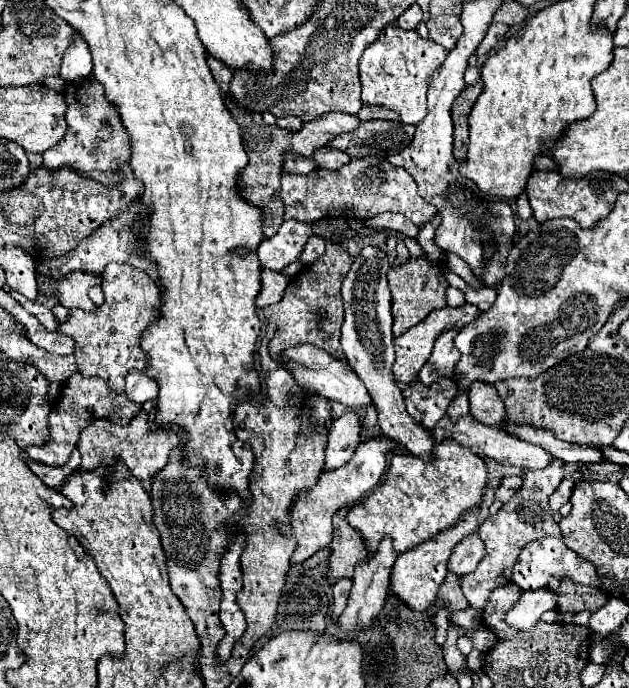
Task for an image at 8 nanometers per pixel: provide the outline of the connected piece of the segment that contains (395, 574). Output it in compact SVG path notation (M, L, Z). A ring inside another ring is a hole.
M474 509L472 513L468 513L468 517L464 517L464 521L460 521L460 525L456 525L456 529L448 529L448 533L440 533L440 537L436 537L436 541L426 541L424 545L412 549L412 553L402 553L396 559L396 563L392 567L392 573L390 573L390 593L394 597L398 597L400 601L404 601L412 611L428 609L434 603L440 585L444 583L444 577L448 573L446 563L448 563L448 557L450 557L452 549L456 547L456 543L462 537L476 531L478 511L480 509Z

